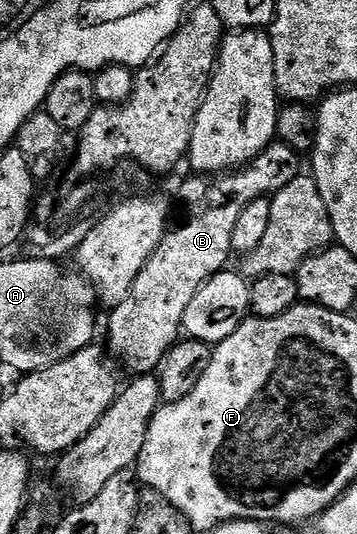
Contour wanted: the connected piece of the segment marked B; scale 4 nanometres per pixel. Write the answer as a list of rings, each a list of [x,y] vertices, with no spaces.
[[[273,142],[261,156],[255,156],[247,166],[219,174],[192,174],[189,175],[189,180],[181,182],[180,200],[188,207],[184,221],[177,228],[175,225],[165,232],[158,250],[148,259],[146,266],[142,266],[130,294],[126,294],[124,301],[111,309],[112,317],[108,320],[107,351],[113,357],[116,355],[132,374],[152,374],[159,369],[165,354],[181,339],[184,311],[186,306],[190,306],[190,302],[194,302],[194,294],[202,290],[207,280],[225,271],[227,264],[224,263],[232,252],[232,231],[234,222],[238,222],[238,214],[242,214],[242,210],[250,206],[250,202],[271,197],[281,192],[290,182],[294,182],[294,178],[302,172],[300,160],[301,157],[293,148]]]

